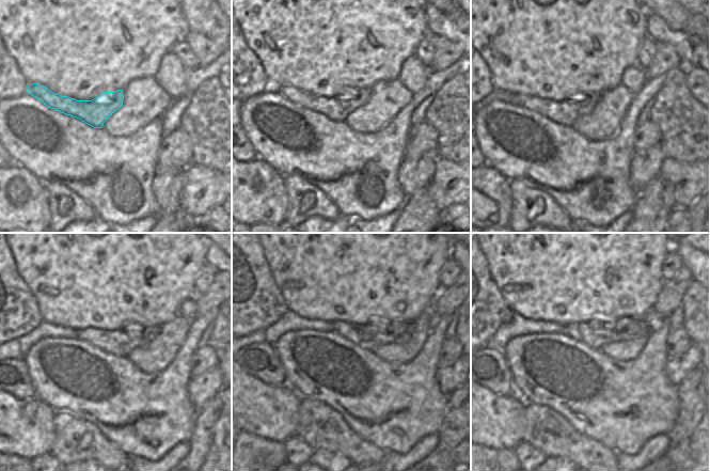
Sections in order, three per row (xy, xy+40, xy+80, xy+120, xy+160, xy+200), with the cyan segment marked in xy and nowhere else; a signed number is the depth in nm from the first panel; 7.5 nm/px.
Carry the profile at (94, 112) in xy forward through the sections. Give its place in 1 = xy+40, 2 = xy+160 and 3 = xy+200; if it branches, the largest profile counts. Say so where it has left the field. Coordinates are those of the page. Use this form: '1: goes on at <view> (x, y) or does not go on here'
1: goes on at xy+40 (337, 108)
2: goes on at xy+160 (354, 333)
3: goes on at xy+200 (594, 333)

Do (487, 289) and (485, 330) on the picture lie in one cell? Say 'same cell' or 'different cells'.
same cell

